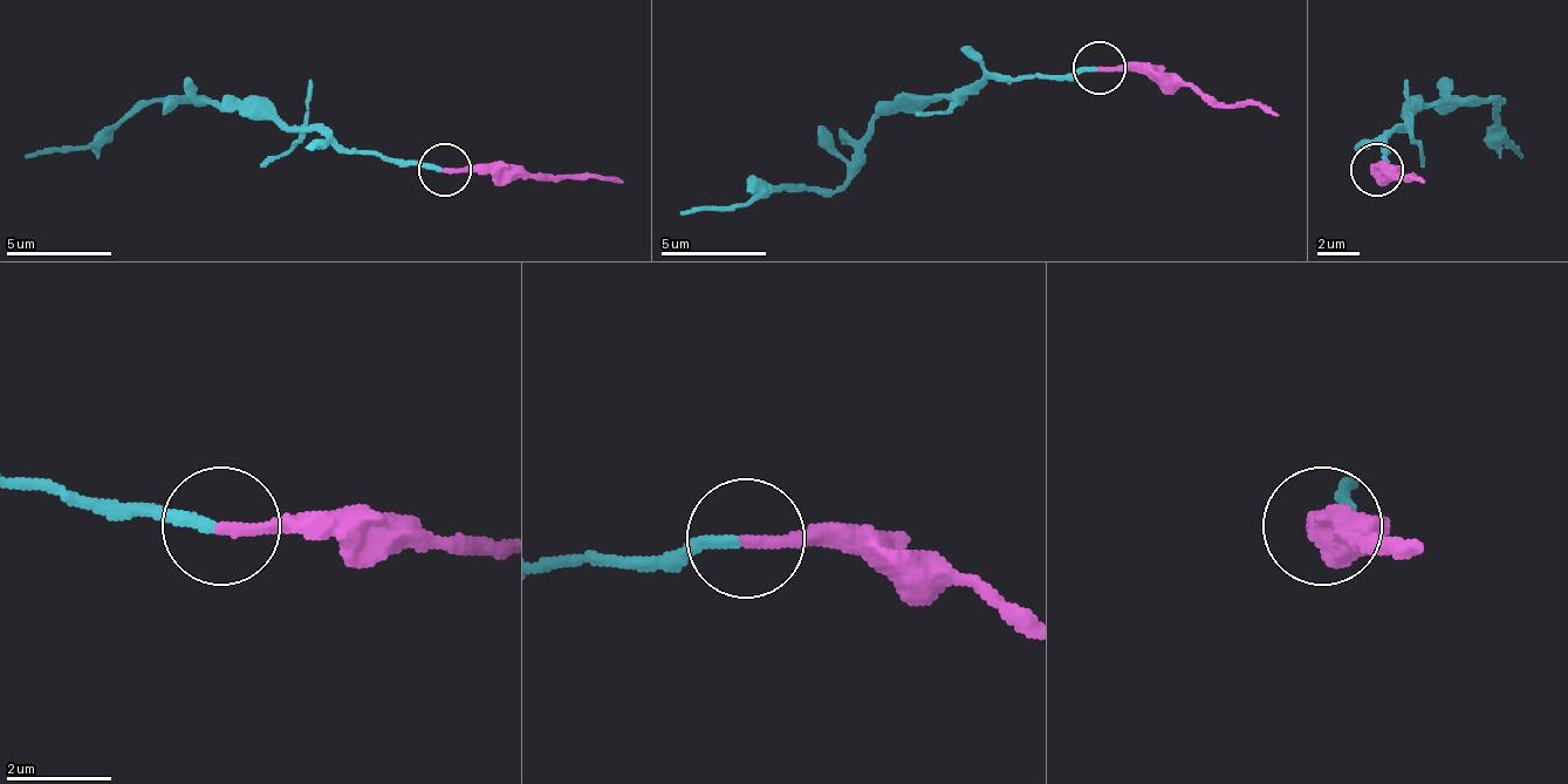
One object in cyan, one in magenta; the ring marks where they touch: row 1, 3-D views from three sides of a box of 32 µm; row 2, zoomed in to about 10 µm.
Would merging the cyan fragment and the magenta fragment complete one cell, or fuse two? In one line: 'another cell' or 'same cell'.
another cell

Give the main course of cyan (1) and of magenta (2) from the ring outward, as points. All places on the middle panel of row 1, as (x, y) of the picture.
1: (1099, 69), (903, 95), (871, 122), (867, 158), (829, 190), (755, 190), (740, 206), (698, 206), (683, 217)
2: (1099, 69), (1166, 69), (1230, 106), (1266, 106), (1277, 116)

